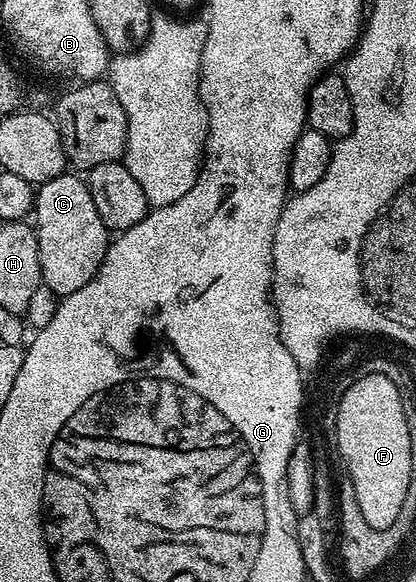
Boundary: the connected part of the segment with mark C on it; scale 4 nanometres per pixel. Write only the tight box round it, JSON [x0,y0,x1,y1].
[33,172,109,299]

